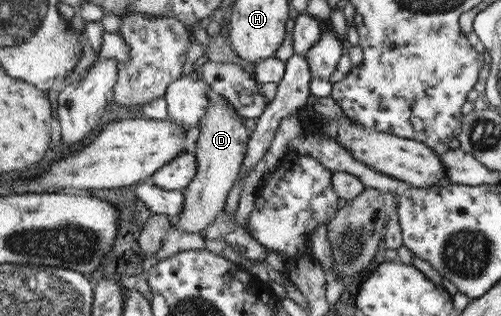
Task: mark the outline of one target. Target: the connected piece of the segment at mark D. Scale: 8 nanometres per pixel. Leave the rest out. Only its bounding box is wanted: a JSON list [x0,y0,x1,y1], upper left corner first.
[176,93,251,233]

